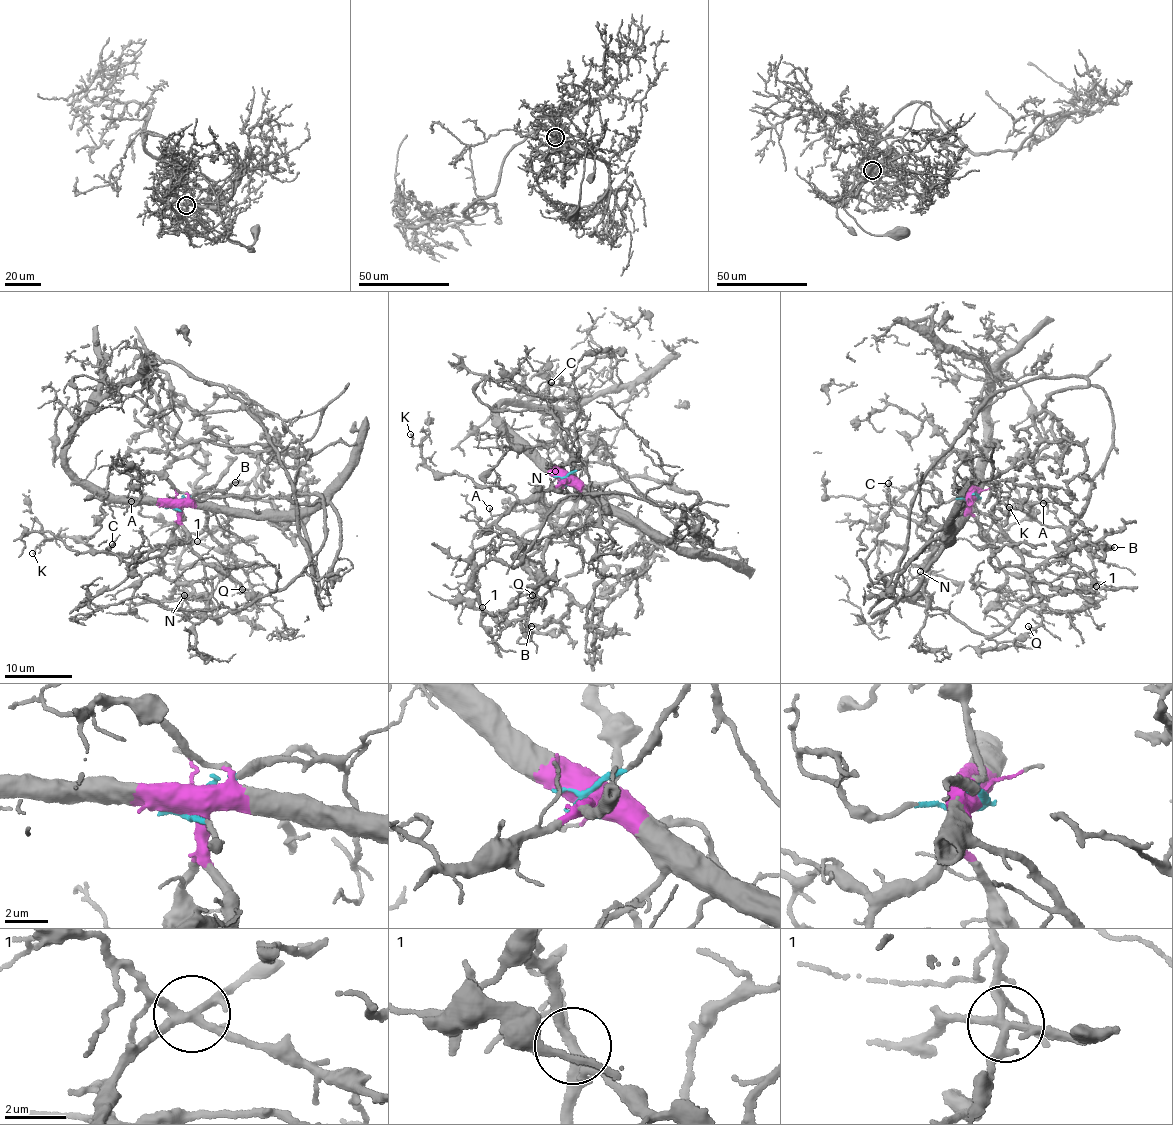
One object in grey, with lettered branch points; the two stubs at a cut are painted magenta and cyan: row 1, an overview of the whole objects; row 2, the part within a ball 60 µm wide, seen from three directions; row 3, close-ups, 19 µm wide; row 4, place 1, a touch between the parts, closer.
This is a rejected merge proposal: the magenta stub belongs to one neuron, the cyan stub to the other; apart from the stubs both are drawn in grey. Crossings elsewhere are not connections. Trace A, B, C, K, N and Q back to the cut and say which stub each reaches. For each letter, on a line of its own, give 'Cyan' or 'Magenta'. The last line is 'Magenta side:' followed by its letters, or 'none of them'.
A: Magenta
B: Cyan
C: Magenta
K: Magenta
N: Magenta
Q: Magenta
Magenta side: A, C, K, N, Q

